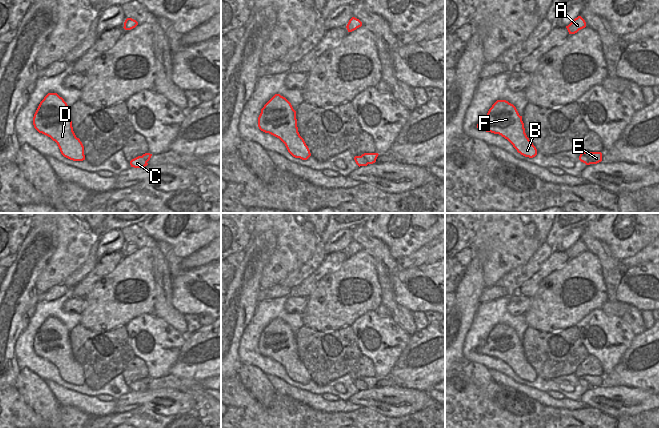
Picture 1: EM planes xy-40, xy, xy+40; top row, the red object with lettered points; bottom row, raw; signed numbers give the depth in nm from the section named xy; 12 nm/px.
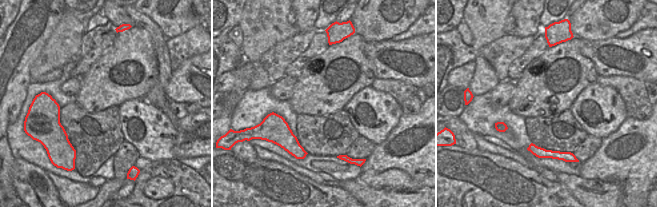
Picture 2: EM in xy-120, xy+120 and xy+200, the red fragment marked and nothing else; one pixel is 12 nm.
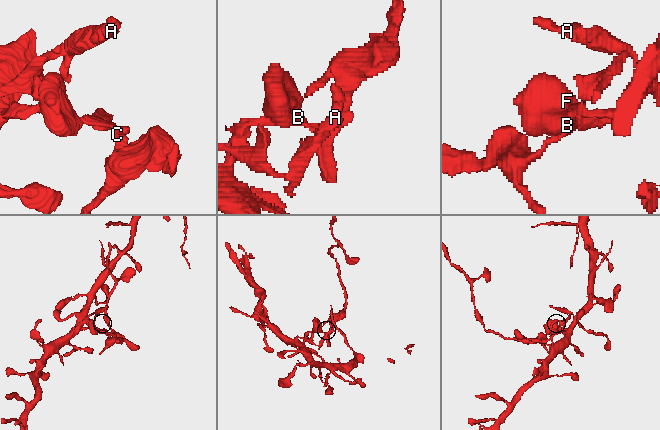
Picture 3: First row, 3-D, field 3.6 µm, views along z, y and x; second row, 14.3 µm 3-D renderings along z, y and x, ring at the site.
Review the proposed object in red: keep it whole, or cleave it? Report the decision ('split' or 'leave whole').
split

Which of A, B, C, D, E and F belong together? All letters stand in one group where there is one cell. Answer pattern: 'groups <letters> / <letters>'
groups A B D E F / C

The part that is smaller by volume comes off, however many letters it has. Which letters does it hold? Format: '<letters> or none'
C

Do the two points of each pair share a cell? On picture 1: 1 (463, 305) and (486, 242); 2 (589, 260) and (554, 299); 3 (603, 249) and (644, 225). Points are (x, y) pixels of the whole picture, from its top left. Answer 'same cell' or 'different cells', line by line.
1: different cells
2: same cell
3: different cells

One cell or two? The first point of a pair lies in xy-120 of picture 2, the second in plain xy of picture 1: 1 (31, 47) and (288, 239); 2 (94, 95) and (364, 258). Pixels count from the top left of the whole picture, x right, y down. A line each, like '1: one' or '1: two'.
1: two
2: one

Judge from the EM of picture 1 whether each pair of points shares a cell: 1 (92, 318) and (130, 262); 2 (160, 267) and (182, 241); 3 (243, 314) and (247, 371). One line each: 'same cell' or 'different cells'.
1: same cell
2: different cells
3: different cells

